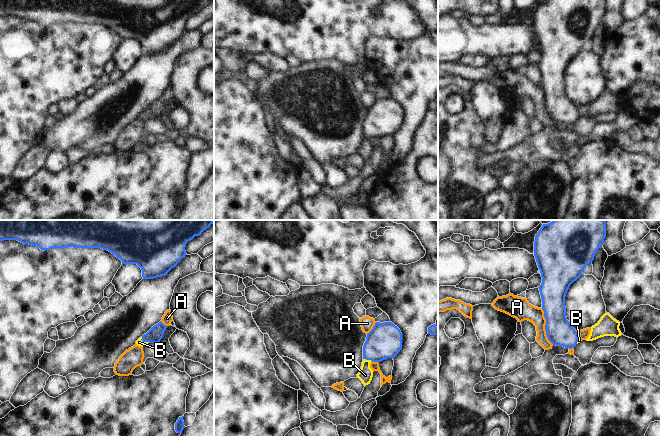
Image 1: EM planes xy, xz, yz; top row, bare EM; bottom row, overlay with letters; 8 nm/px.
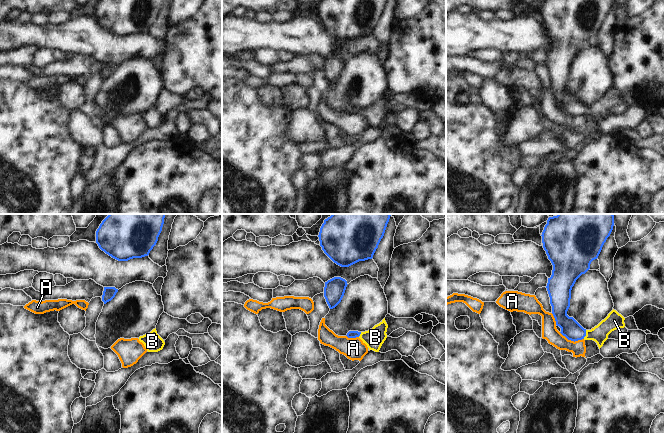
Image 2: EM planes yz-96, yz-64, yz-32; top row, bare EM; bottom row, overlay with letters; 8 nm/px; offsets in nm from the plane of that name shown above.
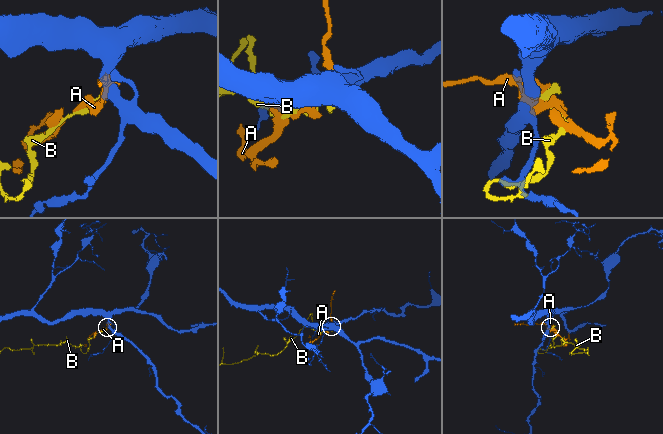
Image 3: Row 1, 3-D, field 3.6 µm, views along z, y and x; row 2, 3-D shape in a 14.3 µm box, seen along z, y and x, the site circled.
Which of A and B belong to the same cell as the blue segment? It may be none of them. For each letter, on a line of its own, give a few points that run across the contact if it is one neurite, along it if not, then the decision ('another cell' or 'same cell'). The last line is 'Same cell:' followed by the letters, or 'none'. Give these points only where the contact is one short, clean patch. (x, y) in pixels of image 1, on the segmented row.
A: another cell
B: line xy (154, 335), (145, 341), (139, 342); same cell
Same cell: B

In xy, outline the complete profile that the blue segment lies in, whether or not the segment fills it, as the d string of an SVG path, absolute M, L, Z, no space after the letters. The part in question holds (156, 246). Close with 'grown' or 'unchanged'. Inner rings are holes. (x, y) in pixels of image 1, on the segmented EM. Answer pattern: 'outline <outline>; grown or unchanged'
outline M0 220L0 241L17 240L41 250L53 248L101 248L114 254L122 264L137 264L143 279L165 276L186 255L188 241L202 234L213 220Z; unchanged

